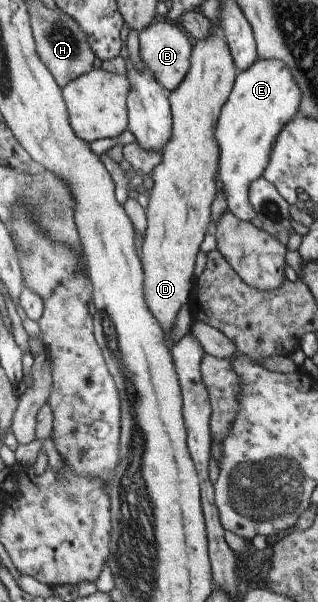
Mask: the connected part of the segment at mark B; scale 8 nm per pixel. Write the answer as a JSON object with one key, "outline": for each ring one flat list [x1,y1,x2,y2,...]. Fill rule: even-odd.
{"outline":[[163,21,152,23,147,29,140,31,138,38,139,55,145,66,155,76,155,79,168,93,178,88,189,71,193,49,189,37,175,23]]}

